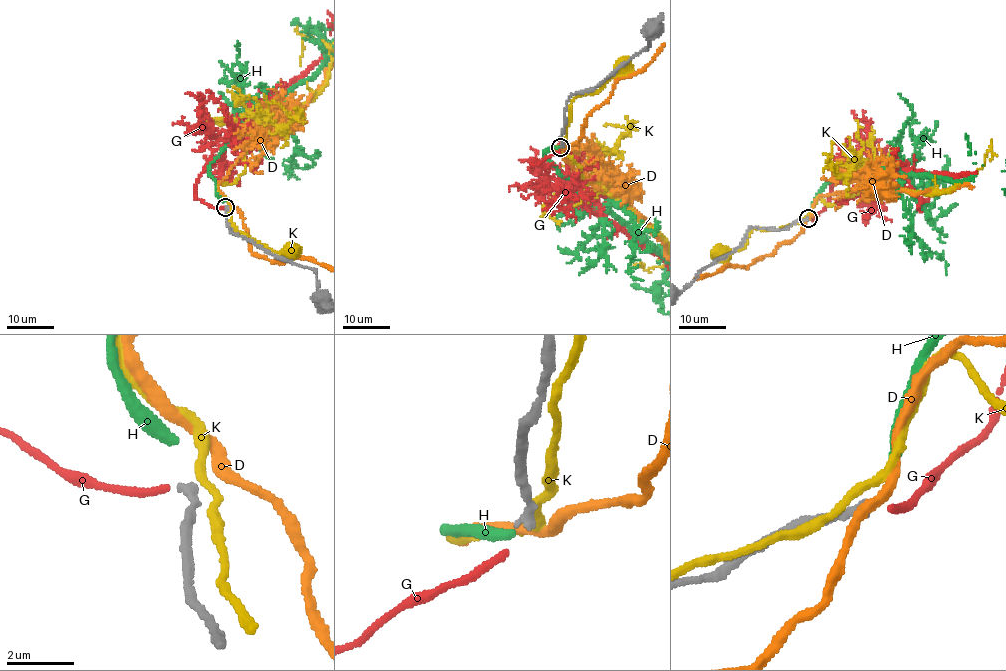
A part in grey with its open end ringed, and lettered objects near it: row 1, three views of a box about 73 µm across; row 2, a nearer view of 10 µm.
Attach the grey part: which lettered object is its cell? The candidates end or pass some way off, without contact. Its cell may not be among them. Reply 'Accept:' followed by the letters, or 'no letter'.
Accept: G

